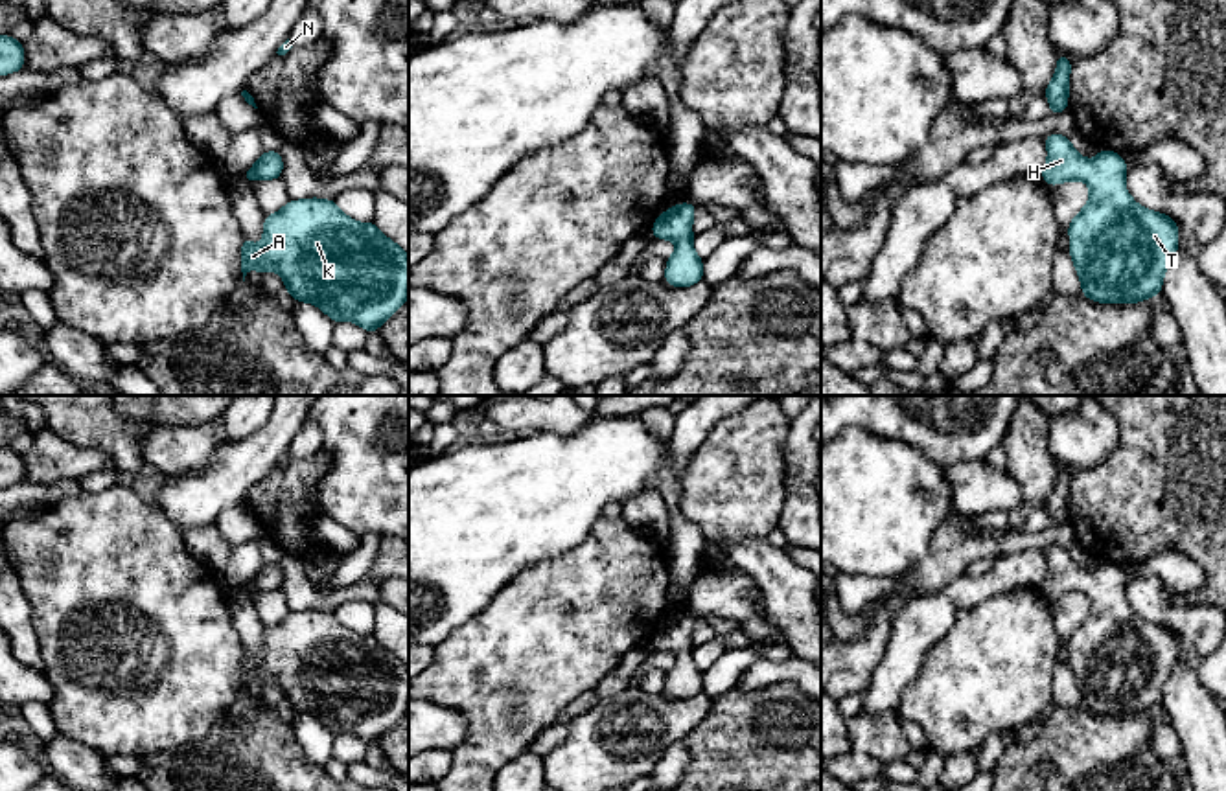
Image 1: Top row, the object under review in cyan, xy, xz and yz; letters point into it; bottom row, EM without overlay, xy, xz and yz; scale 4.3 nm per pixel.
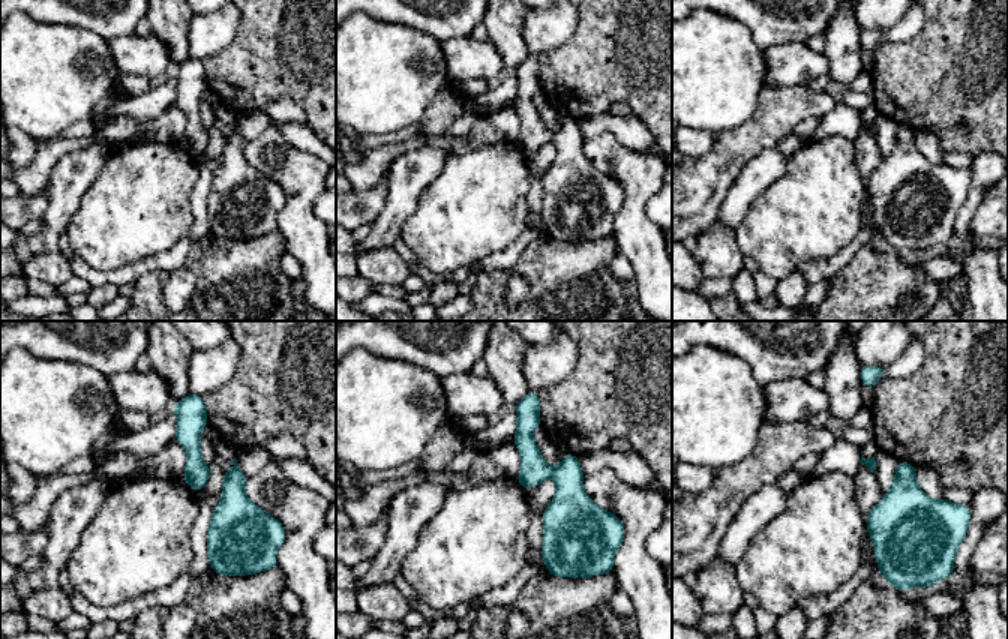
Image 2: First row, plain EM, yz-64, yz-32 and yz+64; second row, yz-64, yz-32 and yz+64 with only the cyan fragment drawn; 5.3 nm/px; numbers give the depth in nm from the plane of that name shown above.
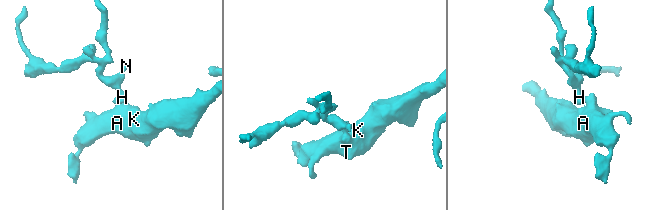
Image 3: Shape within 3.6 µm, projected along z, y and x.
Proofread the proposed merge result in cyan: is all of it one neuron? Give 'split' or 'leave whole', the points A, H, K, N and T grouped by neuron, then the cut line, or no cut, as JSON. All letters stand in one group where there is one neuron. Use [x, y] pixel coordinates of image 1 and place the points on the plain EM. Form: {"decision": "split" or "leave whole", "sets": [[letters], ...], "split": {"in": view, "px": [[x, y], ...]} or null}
{"decision": "leave whole", "sets": [["A", "H", "K", "N", "T"]], "split": null}

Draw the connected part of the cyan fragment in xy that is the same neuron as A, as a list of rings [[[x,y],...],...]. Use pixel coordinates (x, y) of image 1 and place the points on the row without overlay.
[[[328,611],[289,613],[280,624],[265,627],[261,657],[243,649],[243,694],[254,679],[261,688],[276,682],[295,714],[309,714],[333,734],[348,732],[370,745],[409,710],[409,668],[401,659],[383,648],[374,633],[361,636]]]

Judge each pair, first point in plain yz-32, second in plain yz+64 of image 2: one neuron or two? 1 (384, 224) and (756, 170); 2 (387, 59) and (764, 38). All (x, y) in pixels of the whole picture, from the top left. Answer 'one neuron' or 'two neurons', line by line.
1: one neuron
2: two neurons

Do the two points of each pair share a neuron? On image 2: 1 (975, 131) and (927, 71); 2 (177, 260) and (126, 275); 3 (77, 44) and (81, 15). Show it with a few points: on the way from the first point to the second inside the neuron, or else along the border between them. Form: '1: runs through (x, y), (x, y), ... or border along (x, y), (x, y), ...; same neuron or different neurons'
1: runs through (972, 116), (942, 86); same neuron
2: runs through (165, 261), (156, 261), (138, 269); same neuron
3: border along (45, 21), (83, 27), (108, 42); different neurons

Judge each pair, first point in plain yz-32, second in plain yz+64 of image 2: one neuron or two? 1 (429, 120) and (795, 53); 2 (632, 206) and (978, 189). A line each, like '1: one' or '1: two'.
1: two
2: one

